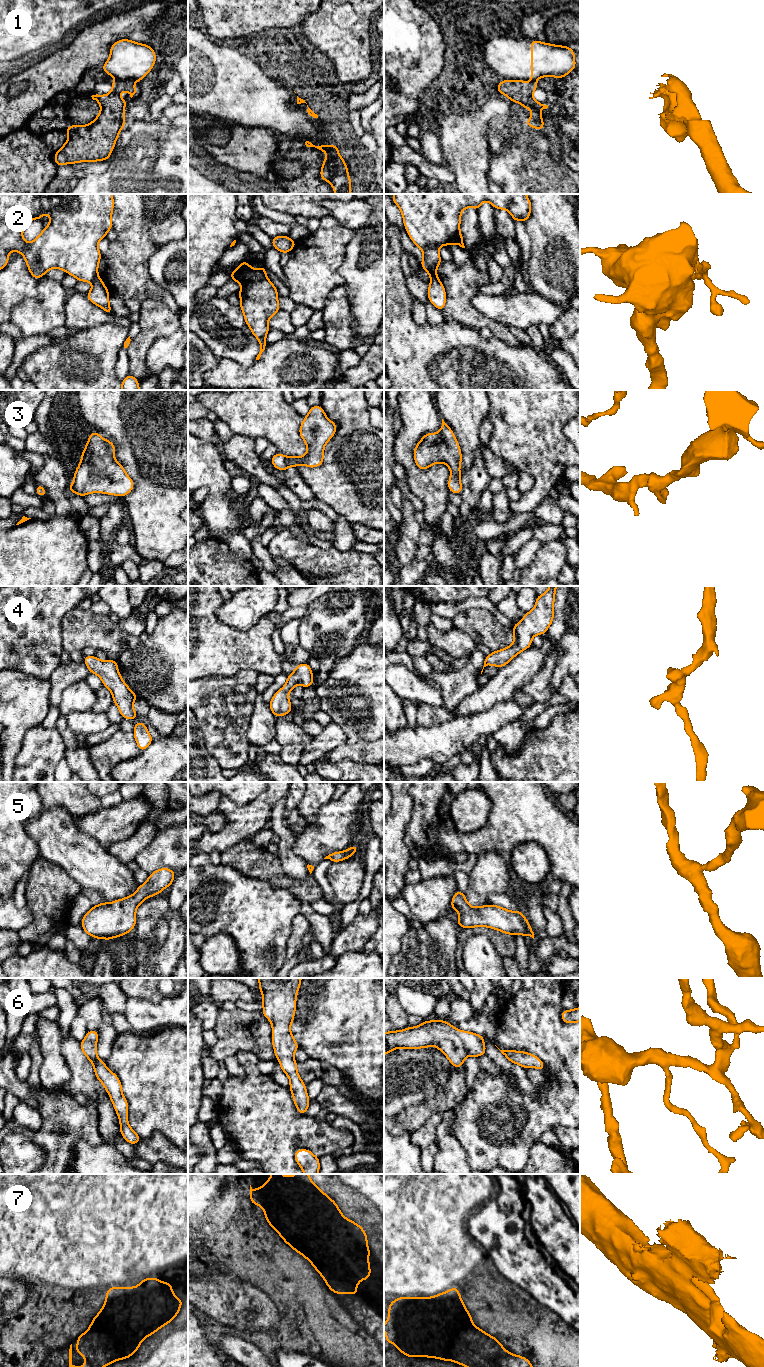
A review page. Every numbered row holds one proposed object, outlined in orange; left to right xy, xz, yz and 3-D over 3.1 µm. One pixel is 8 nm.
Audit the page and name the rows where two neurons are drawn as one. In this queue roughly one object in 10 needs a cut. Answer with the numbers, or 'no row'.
1, 2, 7

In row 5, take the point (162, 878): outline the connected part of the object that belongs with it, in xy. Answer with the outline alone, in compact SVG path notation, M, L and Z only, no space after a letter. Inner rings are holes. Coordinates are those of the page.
M163 867L149 874L148 880L138 886L133 895L123 899L115 900L111 903L102 902L94 905L82 918L80 925L84 931L93 938L112 940L114 937L121 937L132 931L136 925L136 910L138 906L147 898L159 895L161 891L170 887L175 879L175 872Z

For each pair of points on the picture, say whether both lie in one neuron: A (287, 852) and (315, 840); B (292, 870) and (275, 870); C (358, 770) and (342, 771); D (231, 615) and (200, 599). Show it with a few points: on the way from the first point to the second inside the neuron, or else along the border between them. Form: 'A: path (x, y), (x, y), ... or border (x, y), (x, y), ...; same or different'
A: border (295, 836), (293, 852), (307, 864); different
B: border (277, 857), (285, 873), (299, 879), (306, 878); different
C: path (354, 771), (346, 771); same
D: border (222, 602), (216, 610), (216, 615), (231, 627); different

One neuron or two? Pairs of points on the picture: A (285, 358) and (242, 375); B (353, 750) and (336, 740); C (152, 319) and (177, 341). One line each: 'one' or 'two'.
A: one
B: two
C: two

